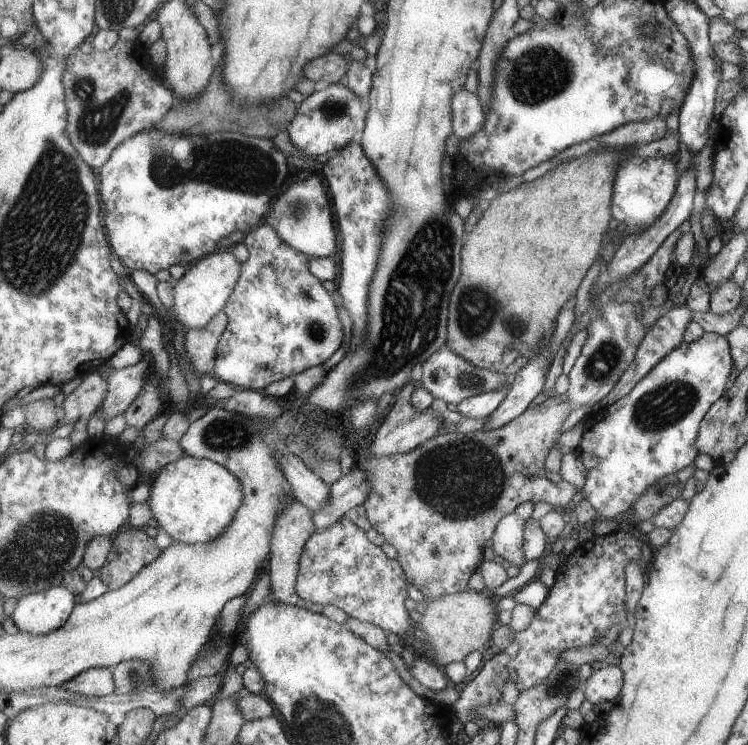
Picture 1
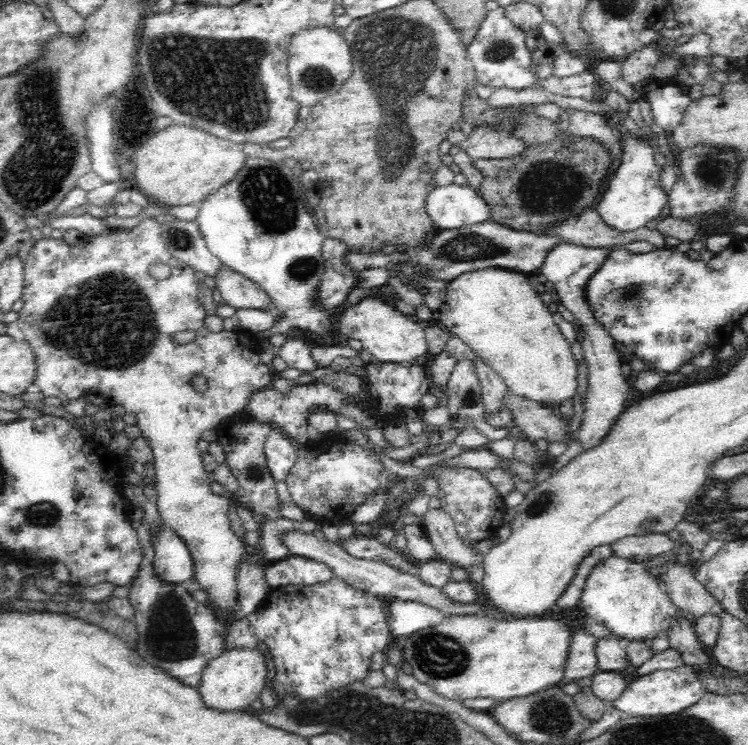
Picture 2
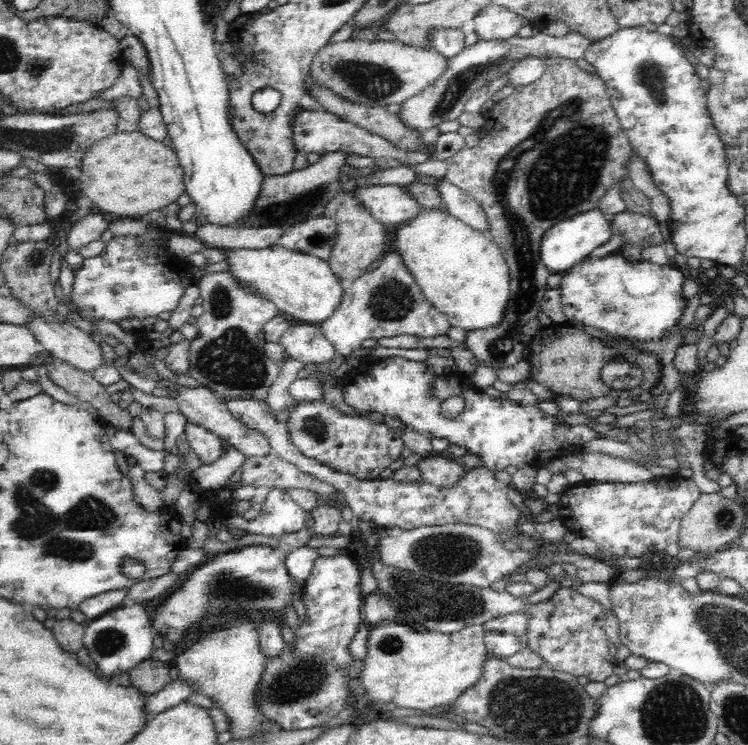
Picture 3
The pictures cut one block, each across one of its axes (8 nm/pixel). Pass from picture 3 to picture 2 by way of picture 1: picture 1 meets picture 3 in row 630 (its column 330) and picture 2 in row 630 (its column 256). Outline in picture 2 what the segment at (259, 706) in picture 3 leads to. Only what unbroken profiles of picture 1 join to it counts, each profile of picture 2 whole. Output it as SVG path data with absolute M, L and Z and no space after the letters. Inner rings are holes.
M338 578L314 586L274 588L256 612L230 624L226 648L256 644L270 648L276 666L274 692L292 690L302 698L314 698L356 678L364 680L372 656L396 644L382 606L382 598L354 590Z

